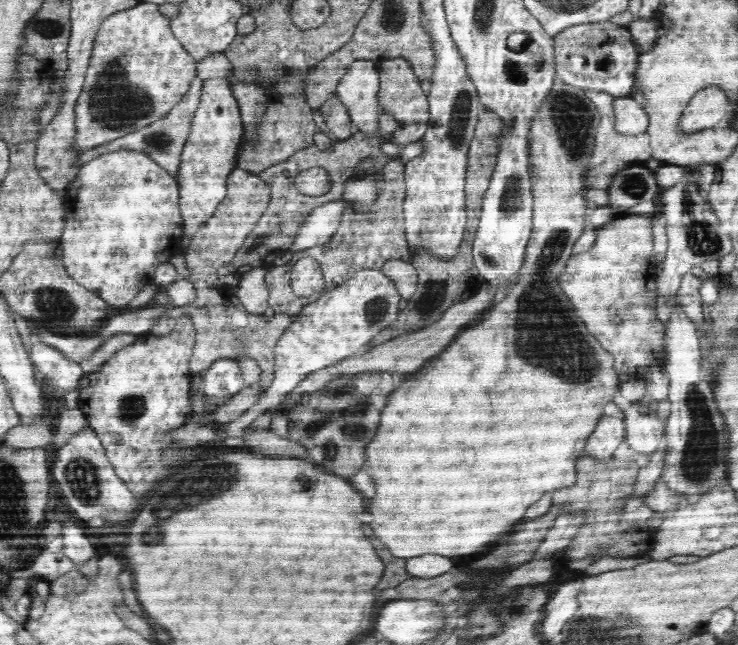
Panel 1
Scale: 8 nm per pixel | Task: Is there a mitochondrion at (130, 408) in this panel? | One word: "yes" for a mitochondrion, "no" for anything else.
yes

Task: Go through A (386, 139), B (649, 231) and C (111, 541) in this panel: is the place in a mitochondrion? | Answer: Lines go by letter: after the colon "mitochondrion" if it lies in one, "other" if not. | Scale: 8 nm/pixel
A: other
B: other
C: other

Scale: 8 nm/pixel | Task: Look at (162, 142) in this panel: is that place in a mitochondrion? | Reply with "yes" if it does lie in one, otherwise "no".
yes

